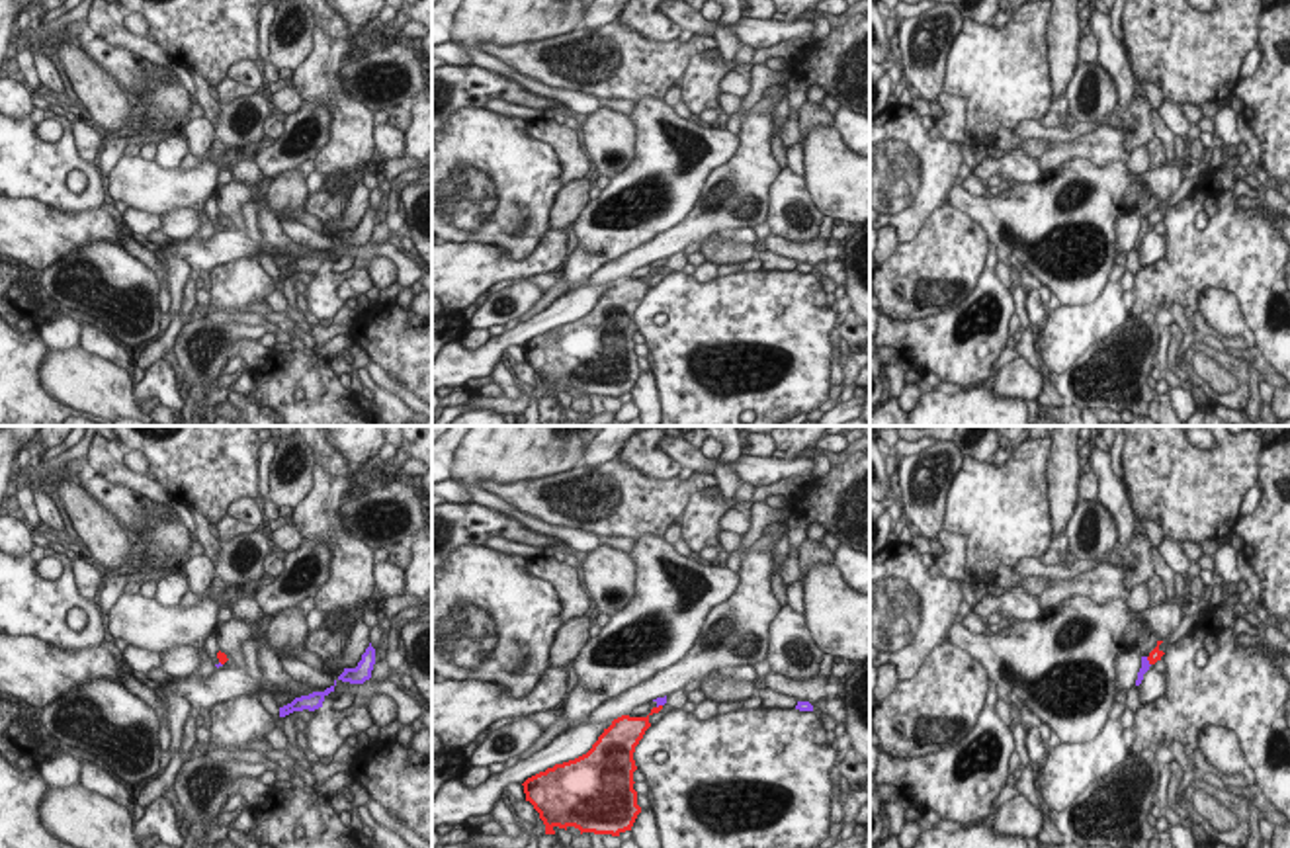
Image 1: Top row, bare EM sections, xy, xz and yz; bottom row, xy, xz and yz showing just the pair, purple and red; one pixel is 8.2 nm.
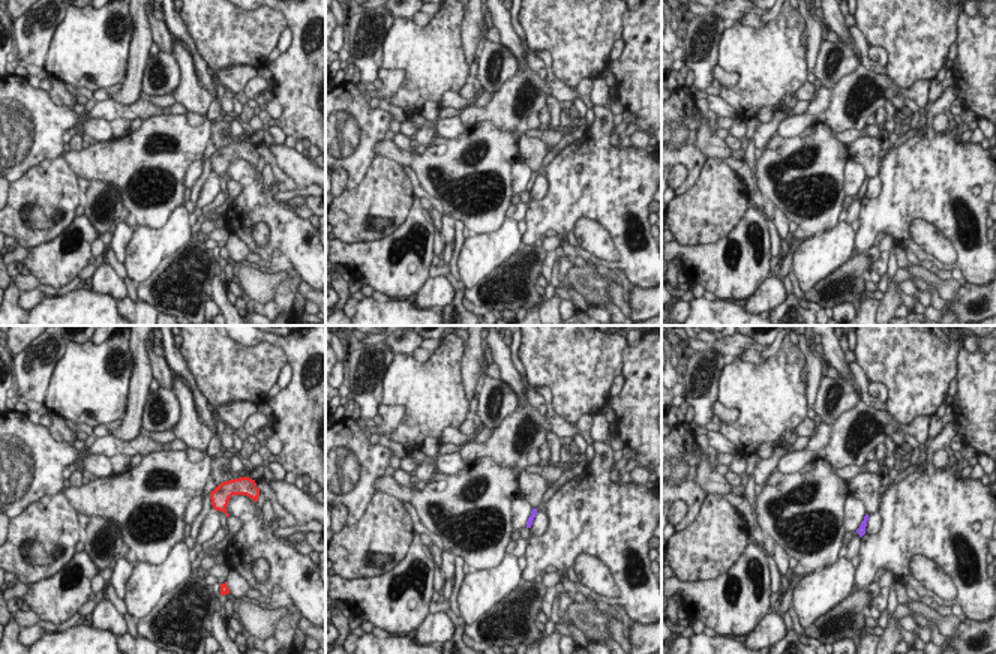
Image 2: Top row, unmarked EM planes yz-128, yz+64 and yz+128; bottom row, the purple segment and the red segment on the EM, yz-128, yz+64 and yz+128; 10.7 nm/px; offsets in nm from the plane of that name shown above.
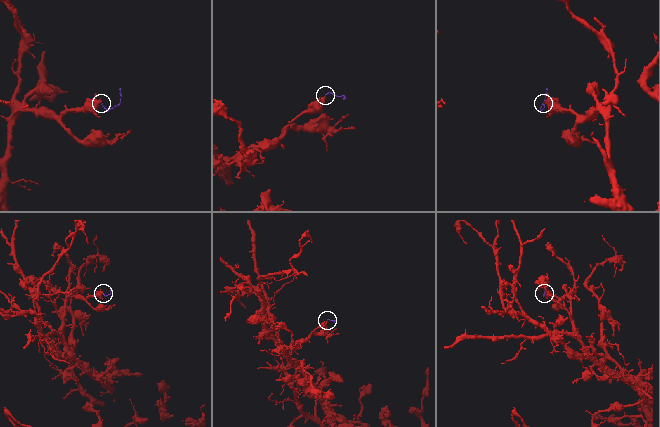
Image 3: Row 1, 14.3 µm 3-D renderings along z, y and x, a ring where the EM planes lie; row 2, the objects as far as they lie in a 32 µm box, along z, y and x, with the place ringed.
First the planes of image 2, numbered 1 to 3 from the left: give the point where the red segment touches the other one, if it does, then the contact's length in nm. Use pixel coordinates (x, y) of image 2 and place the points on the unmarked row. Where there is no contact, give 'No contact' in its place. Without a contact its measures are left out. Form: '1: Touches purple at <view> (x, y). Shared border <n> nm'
1: No contact
2: No contact
3: No contact

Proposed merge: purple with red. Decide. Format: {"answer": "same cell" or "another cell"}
{"answer": "another cell"}

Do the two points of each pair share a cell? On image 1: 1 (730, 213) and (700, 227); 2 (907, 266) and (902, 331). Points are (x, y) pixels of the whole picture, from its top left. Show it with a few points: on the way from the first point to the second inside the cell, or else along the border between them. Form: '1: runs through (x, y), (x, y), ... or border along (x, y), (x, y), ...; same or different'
1: runs through (722, 213), (714, 213), (708, 219); same
2: border along (946, 309), (927, 317), (890, 319); different

